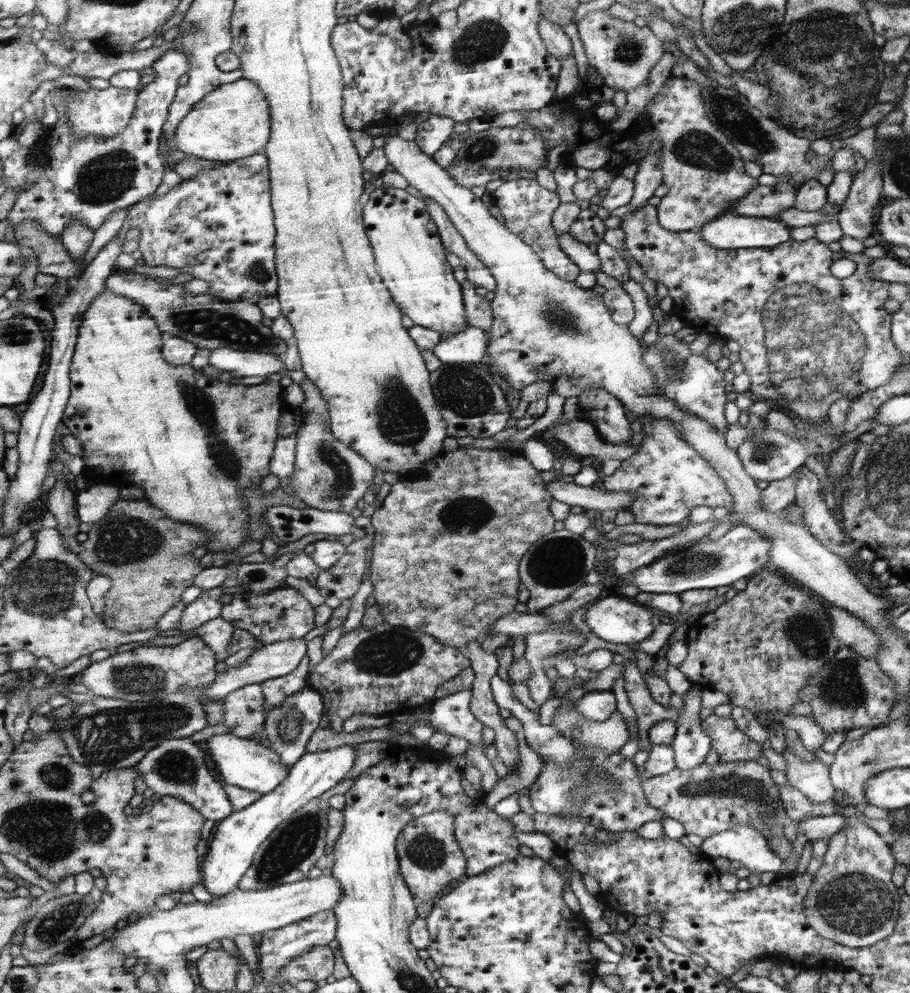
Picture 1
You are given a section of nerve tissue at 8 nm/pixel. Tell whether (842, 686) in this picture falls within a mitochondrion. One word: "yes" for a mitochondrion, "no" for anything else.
yes

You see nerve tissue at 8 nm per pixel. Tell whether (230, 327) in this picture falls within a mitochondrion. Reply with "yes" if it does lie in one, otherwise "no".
yes

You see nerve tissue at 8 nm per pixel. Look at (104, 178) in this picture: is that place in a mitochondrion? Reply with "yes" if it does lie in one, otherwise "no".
yes

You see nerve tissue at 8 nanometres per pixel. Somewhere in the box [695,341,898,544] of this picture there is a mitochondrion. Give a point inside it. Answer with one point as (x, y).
(762, 451)

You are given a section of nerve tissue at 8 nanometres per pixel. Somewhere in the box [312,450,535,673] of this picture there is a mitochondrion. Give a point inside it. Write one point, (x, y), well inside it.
(464, 513)

